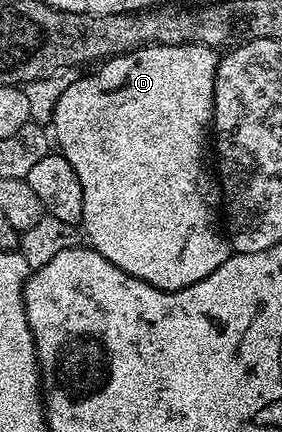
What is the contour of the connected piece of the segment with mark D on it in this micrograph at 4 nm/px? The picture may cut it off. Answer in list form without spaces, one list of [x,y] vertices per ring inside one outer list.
[[[199,42],[182,46],[141,46],[127,54],[102,61],[94,74],[85,74],[74,82],[70,81],[55,104],[51,134],[55,139],[56,149],[71,164],[71,168],[75,168],[75,176],[79,176],[79,188],[83,188],[83,216],[80,225],[83,227],[84,237],[85,234],[89,237],[88,245],[111,260],[115,268],[160,290],[187,288],[203,280],[203,276],[211,276],[211,272],[215,272],[215,268],[219,268],[219,264],[223,264],[223,260],[227,260],[231,253],[229,239],[223,233],[223,222],[219,217],[219,190],[211,174],[209,179],[209,174],[205,171],[205,142],[207,146],[207,135],[213,120],[213,89],[218,61],[218,51]]]

